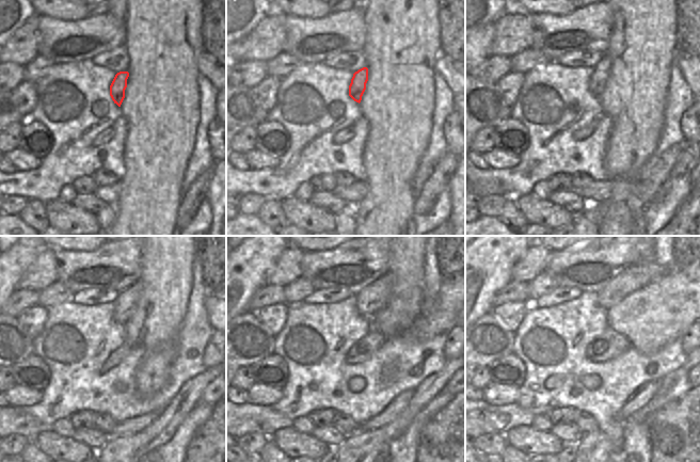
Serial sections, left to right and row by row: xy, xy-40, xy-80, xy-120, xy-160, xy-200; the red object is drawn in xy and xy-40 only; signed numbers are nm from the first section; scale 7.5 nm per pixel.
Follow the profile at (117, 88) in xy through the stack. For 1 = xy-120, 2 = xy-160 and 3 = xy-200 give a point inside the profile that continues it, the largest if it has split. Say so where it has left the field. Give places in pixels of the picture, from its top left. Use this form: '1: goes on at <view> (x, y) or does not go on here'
1: goes on at xy-120 (126, 303)
2: goes on at xy-160 (371, 298)
3: goes on at xy-200 (637, 275)

